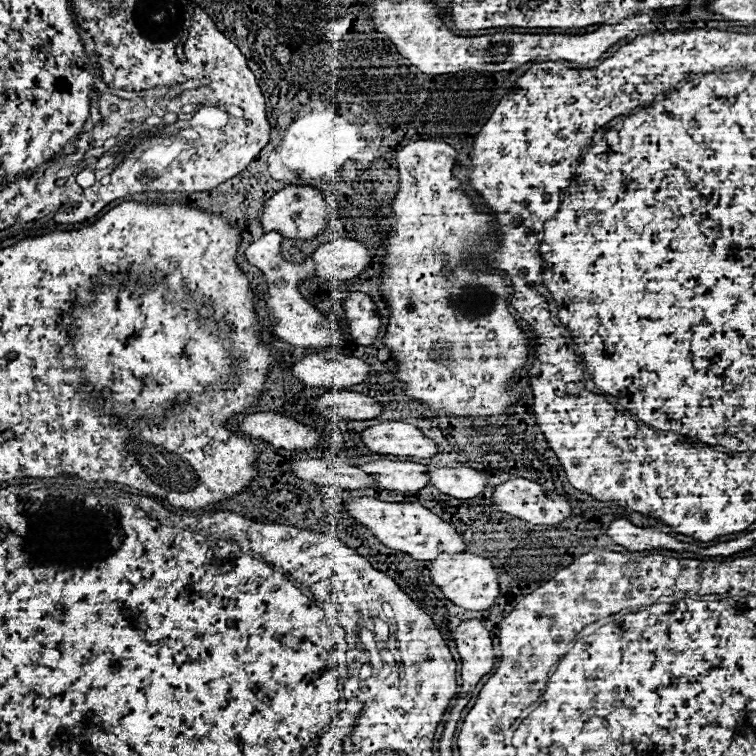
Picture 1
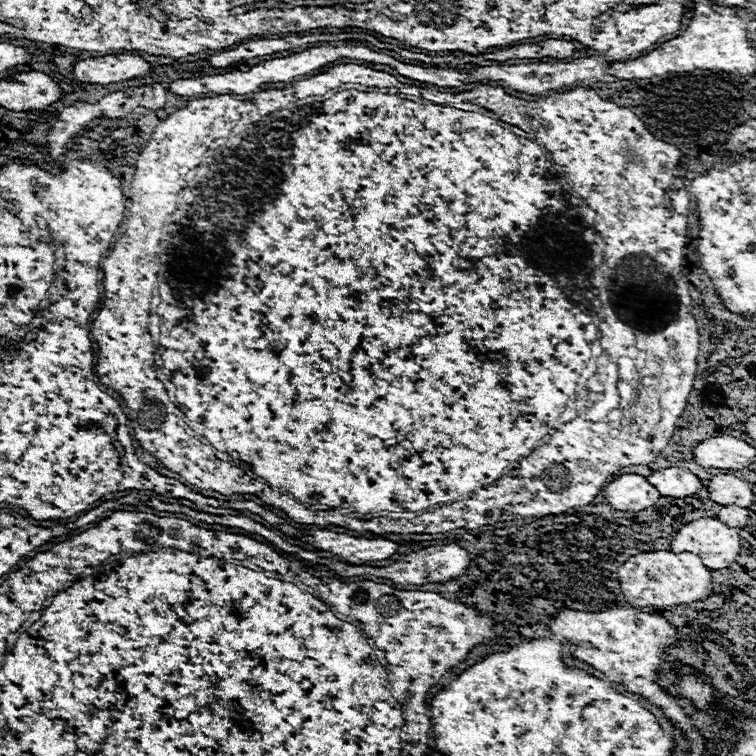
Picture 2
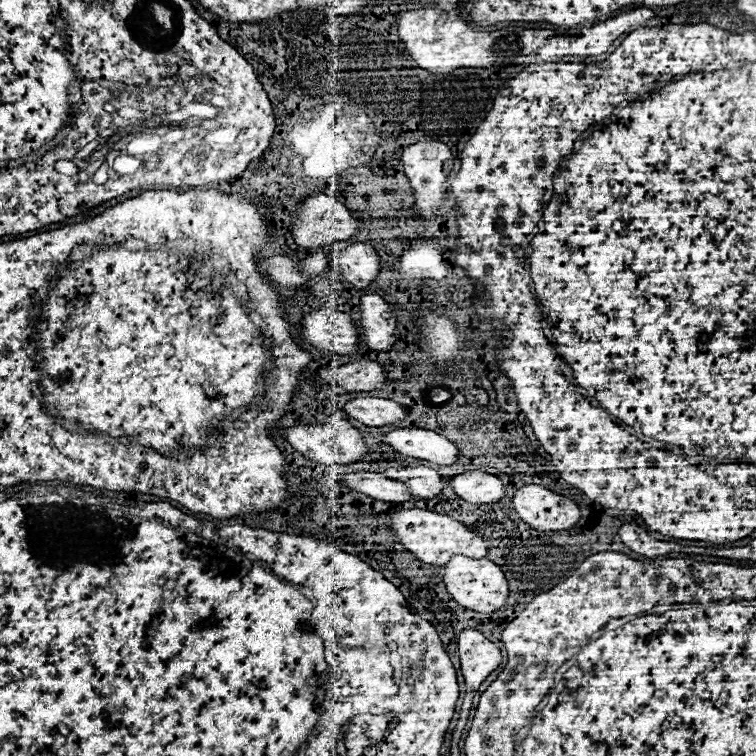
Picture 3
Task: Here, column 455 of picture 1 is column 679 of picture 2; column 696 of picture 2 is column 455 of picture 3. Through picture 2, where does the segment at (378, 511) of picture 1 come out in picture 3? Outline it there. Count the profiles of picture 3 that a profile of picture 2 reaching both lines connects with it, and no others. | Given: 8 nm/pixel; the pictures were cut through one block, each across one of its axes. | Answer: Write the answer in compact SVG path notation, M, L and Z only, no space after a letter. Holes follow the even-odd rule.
M412 508L412 510L398 510L392 516L392 532L396 536L396 542L404 544L408 548L408 552L412 552L420 562L424 564L434 564L434 566L444 566L450 562L452 556L462 554L462 556L470 556L470 558L486 558L488 556L488 548L490 544L480 538L476 532L472 532L470 528L466 528L462 522L438 514L438 512L430 512L430 510L422 510L422 508Z

